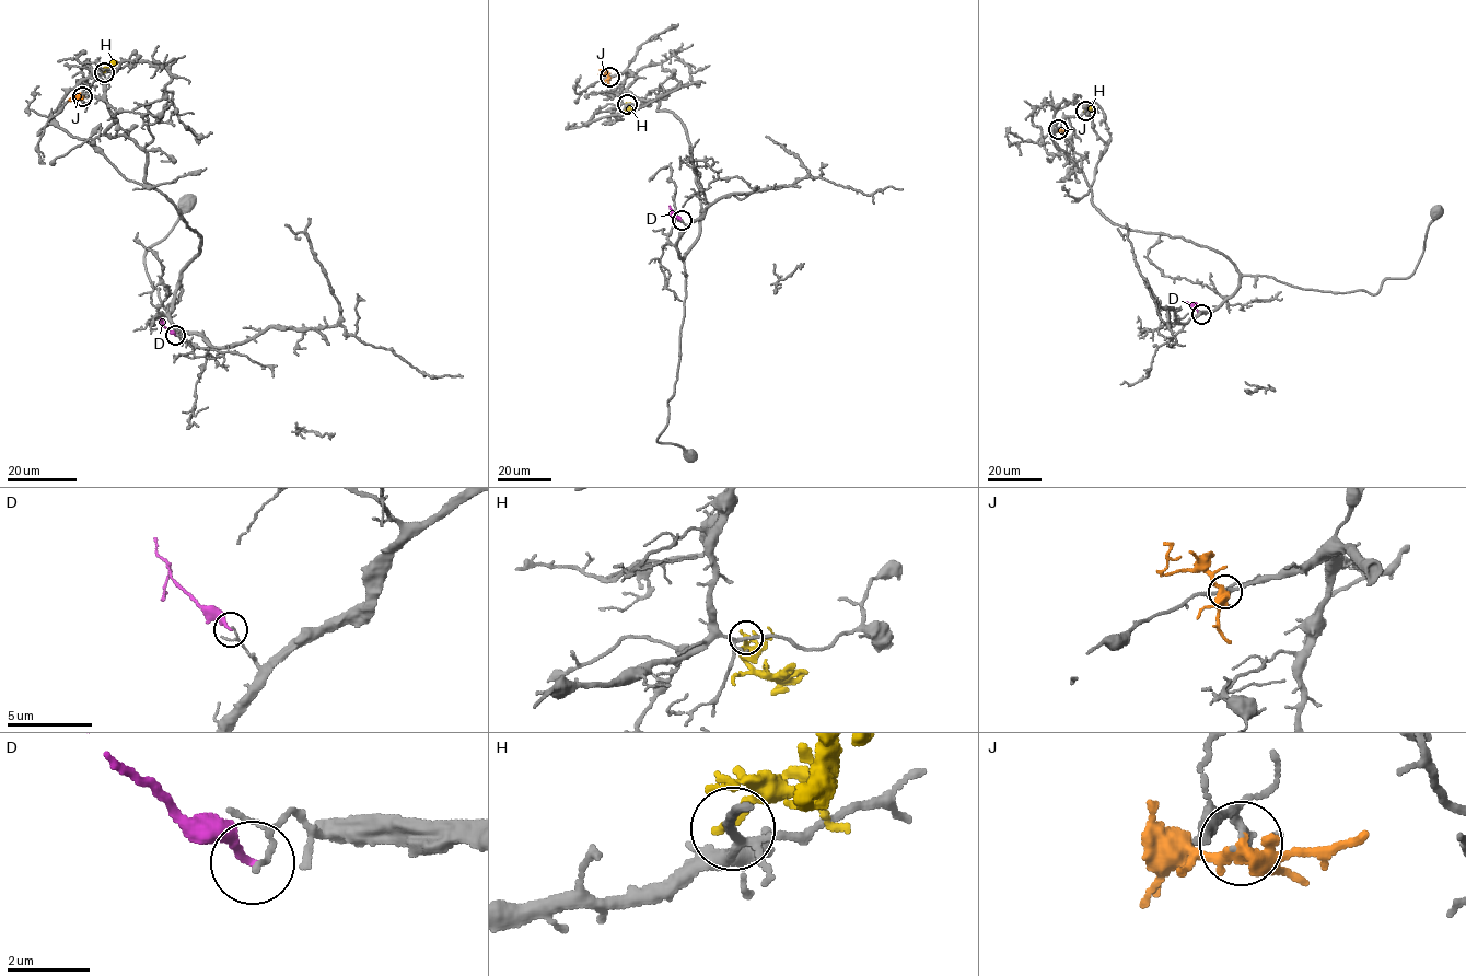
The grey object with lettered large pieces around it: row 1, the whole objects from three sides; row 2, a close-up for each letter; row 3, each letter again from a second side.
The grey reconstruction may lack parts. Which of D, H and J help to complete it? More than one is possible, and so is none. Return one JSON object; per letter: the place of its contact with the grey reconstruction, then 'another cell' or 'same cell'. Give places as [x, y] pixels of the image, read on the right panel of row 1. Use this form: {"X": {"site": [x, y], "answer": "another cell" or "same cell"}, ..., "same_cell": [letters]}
{"D": {"site": [1201, 314], "answer": "another cell"}, "H": {"site": [1085, 111], "answer": "another cell"}, "J": {"site": [1058, 129], "answer": "another cell"}, "same_cell": []}

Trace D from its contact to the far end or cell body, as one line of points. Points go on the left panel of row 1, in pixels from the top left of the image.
D: (175, 335), (162, 321)

